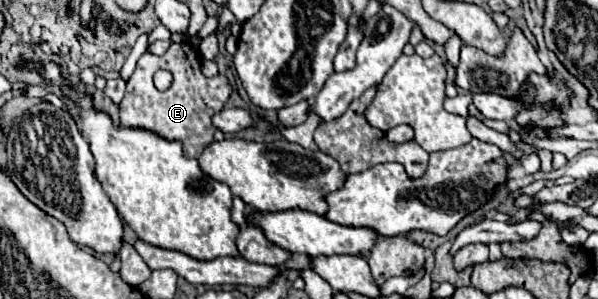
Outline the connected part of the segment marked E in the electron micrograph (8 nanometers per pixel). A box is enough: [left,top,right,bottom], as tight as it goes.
[119,43,231,159]

